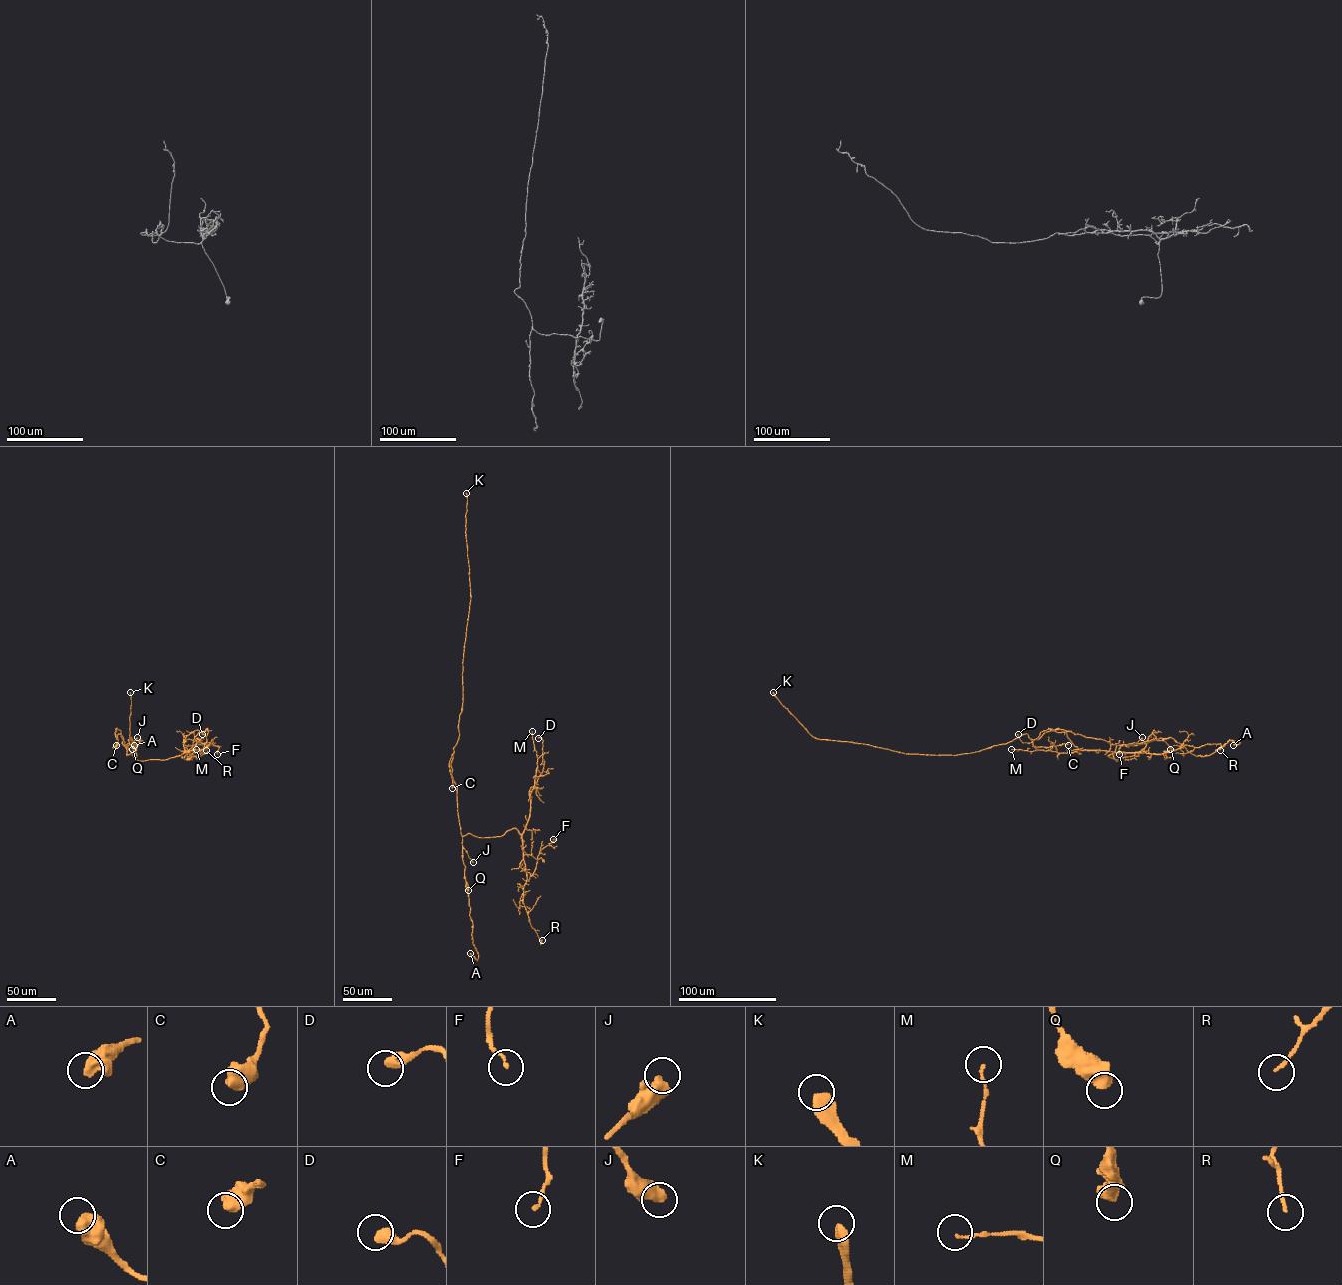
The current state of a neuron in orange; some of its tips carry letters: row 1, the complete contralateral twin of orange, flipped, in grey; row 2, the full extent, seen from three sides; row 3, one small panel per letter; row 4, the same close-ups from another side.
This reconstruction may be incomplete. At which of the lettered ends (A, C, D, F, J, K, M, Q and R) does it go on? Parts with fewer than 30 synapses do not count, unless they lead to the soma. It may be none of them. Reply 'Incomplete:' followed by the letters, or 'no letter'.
Incomplete: K

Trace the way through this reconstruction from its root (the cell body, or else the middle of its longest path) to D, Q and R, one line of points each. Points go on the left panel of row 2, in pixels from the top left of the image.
D: (117, 739), (117, 729), (138, 760), (164, 760), (194, 750), (194, 737), (207, 729), (206, 743), (202, 734)
Q: (117, 739), (117, 729), (126, 745), (128, 740), (131, 741), (132, 749)
R: (117, 739), (117, 729), (140, 761), (190, 754), (188, 745), (203, 744), (206, 750)

